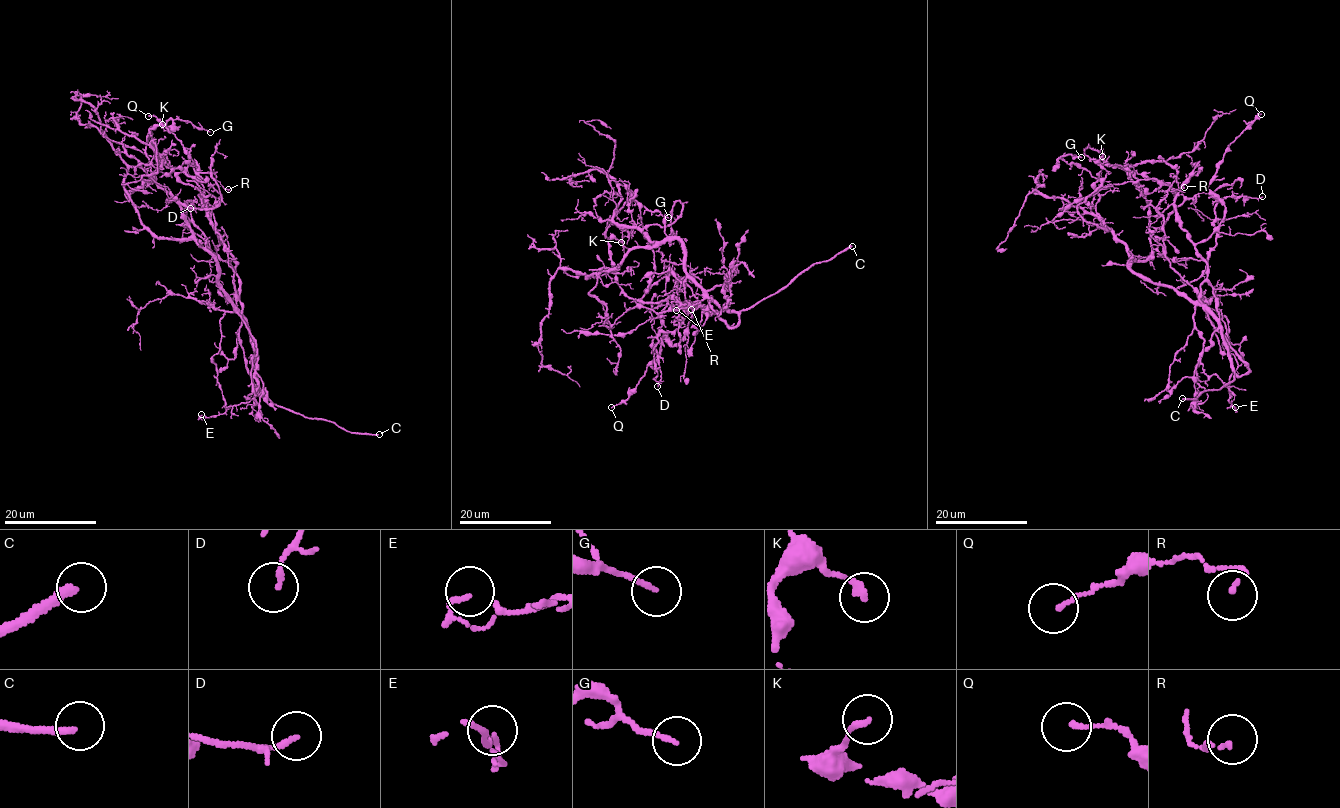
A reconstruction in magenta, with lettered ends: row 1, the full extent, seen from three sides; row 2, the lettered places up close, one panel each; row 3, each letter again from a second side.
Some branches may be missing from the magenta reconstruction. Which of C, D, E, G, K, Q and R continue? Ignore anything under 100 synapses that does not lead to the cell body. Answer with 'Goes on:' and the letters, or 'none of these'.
Goes on: C

